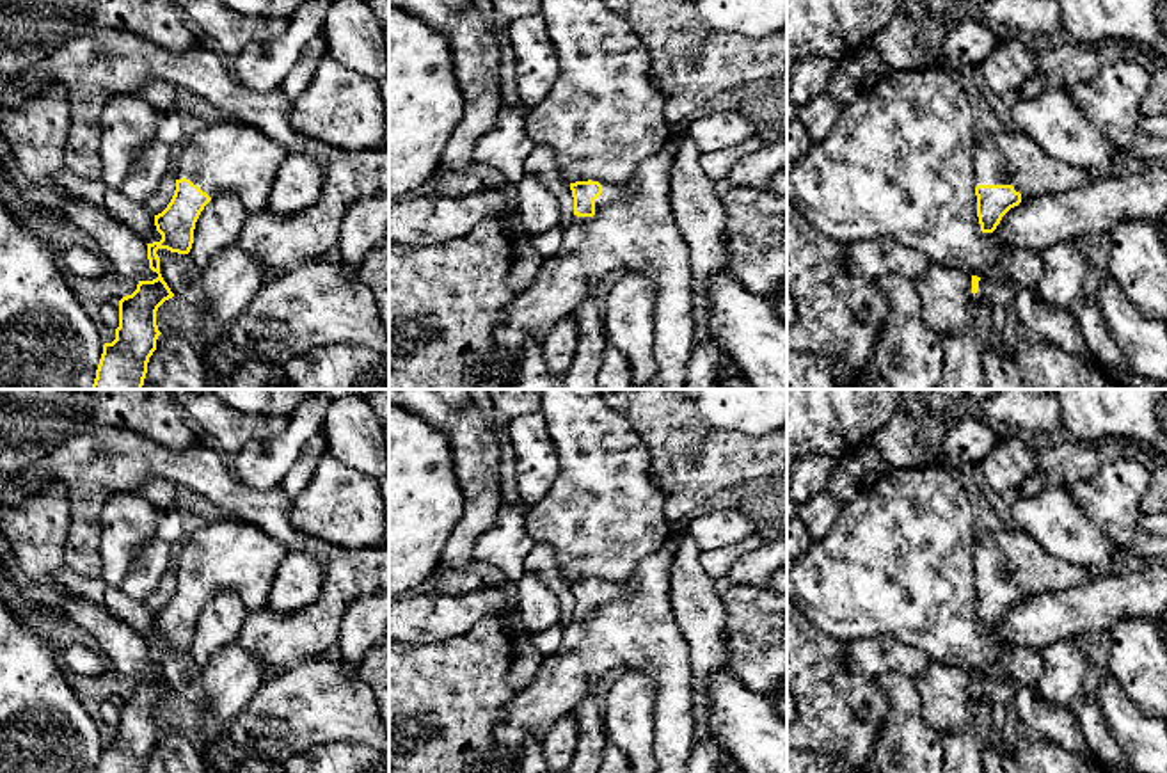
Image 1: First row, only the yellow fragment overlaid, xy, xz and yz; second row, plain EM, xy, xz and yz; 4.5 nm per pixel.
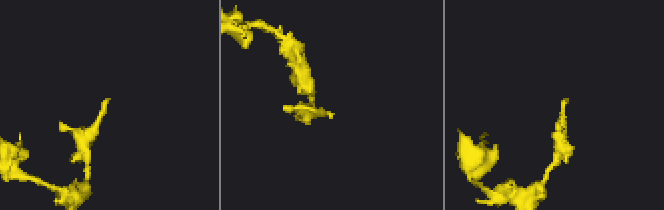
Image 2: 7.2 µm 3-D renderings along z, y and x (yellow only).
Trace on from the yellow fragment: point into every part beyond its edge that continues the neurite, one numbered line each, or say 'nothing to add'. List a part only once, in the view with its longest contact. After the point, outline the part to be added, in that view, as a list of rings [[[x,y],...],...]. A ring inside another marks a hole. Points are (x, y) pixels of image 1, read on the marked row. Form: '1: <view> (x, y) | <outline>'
1: xz (633, 228) | [[[673,131],[668,144],[639,163],[622,185],[604,183],[595,199],[593,217],[572,217],[563,229],[558,252],[545,259],[533,286],[506,306],[494,329],[494,348],[504,359],[501,377],[512,386],[522,368],[526,343],[544,345],[551,329],[568,316],[607,272],[638,270],[654,284],[654,359],[655,377],[643,389],[686,389],[686,364],[693,347],[693,277],[689,249],[677,227],[670,201],[670,169],[679,140],[686,131]]]

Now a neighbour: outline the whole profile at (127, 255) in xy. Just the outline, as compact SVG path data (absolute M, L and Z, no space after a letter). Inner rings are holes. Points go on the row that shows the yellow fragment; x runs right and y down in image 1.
M80 199L66 201L64 211L96 242L110 270L137 283L158 277L149 268L147 242L140 240L126 224L110 217L103 208L85 204Z

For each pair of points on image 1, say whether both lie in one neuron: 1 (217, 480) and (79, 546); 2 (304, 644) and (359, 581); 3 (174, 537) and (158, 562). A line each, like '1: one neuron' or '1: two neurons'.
1: one neuron
2: one neuron
3: two neurons

